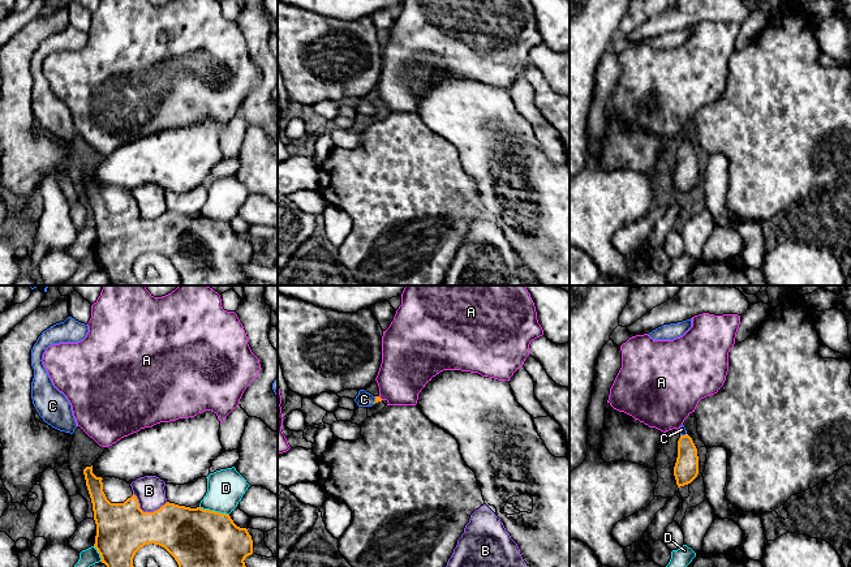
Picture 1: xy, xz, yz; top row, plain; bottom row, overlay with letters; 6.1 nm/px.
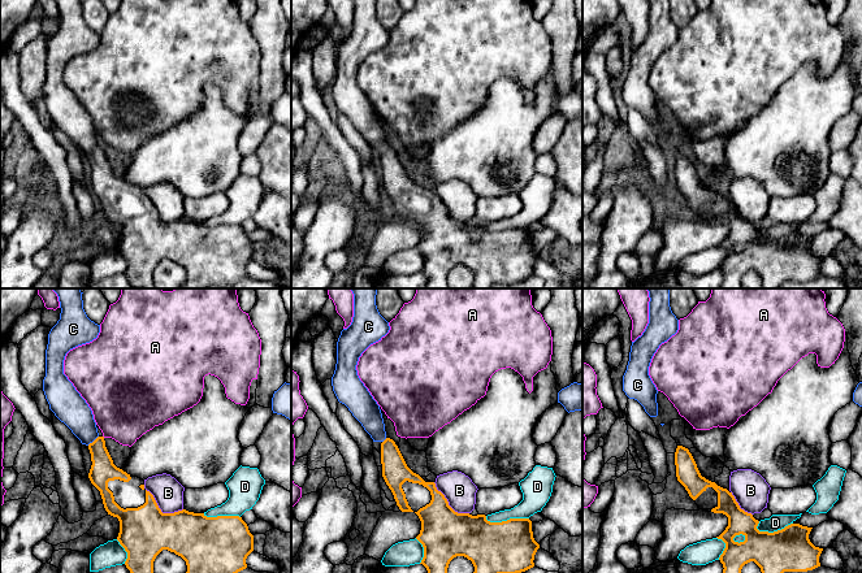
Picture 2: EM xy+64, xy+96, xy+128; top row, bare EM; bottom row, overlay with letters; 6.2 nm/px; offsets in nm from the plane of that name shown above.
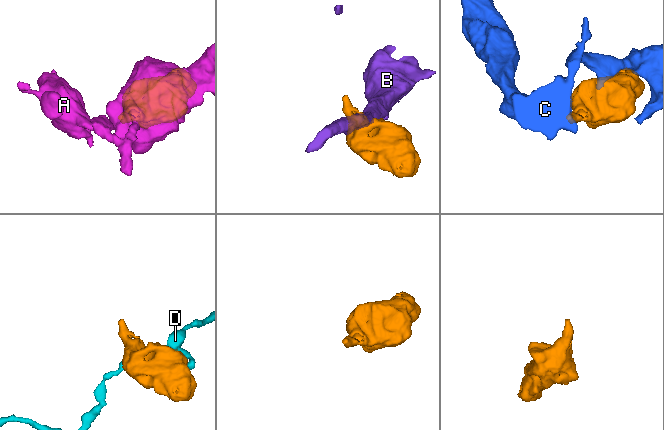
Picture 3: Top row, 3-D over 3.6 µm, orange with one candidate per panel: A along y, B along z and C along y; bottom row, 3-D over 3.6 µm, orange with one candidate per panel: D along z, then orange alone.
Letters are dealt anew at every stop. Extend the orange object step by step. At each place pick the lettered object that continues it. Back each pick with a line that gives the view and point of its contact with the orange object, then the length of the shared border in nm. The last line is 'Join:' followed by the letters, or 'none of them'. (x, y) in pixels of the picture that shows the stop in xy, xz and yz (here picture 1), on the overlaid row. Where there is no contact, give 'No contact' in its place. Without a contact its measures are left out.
C: Touches orange at xz (375, 400). Shared border 50 nm
Join: C

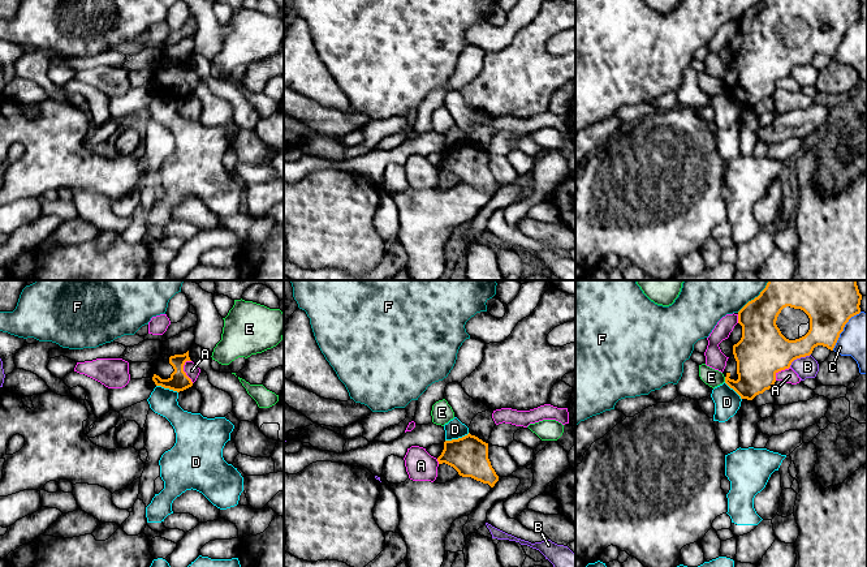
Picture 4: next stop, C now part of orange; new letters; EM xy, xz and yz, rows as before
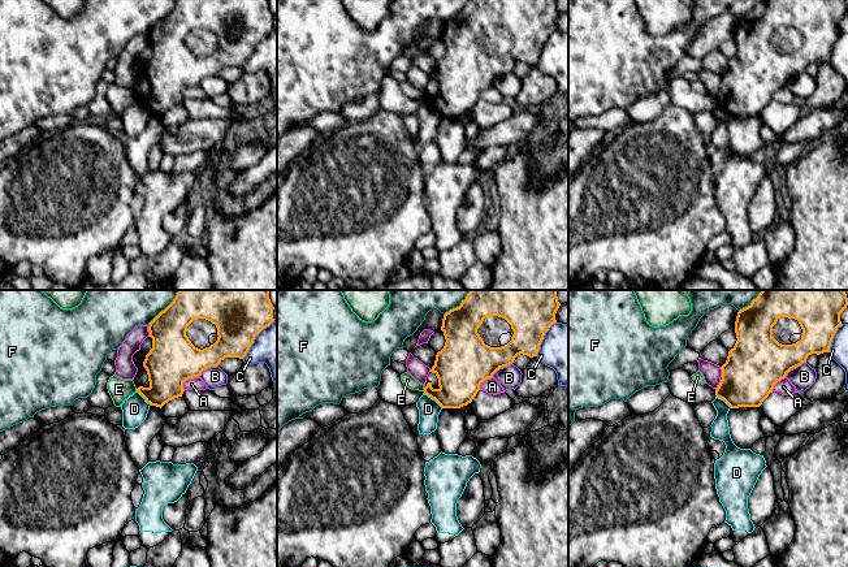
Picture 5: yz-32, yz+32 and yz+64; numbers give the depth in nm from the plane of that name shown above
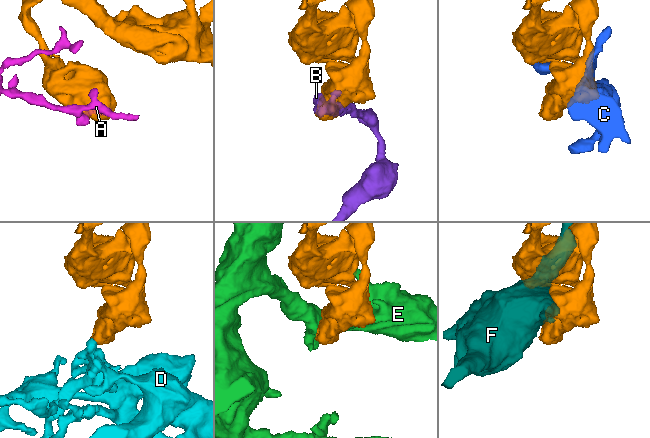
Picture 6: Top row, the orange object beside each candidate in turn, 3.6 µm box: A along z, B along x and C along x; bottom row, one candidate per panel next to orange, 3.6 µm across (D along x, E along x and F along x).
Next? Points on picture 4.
Join: none of them

